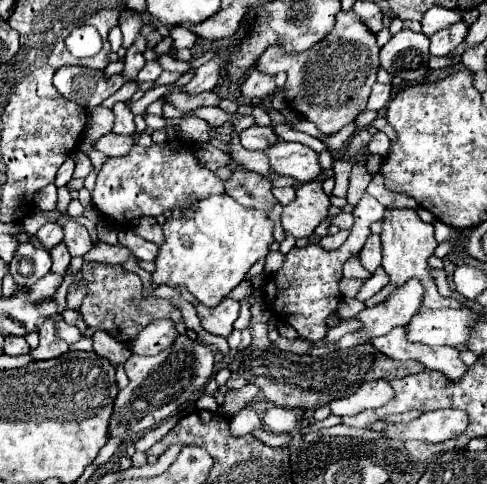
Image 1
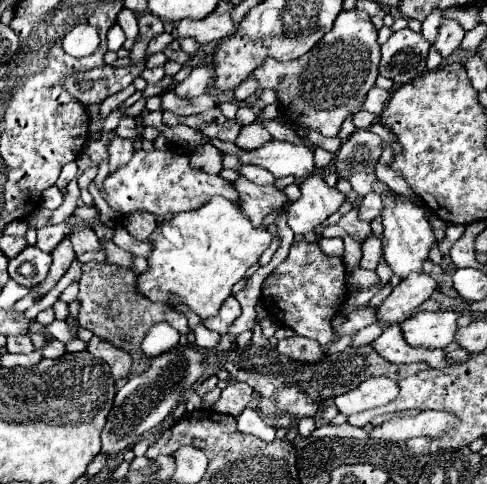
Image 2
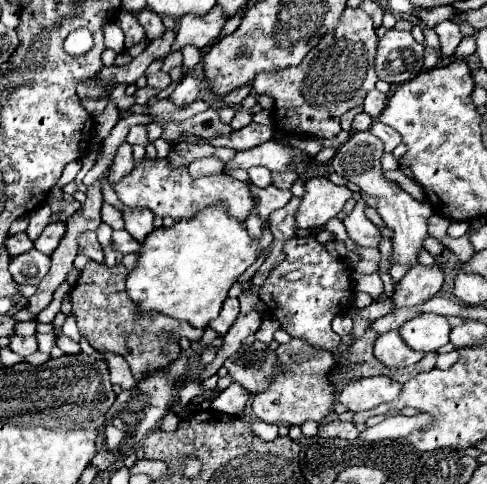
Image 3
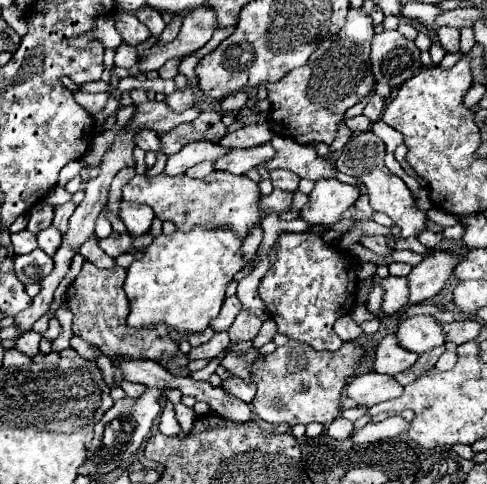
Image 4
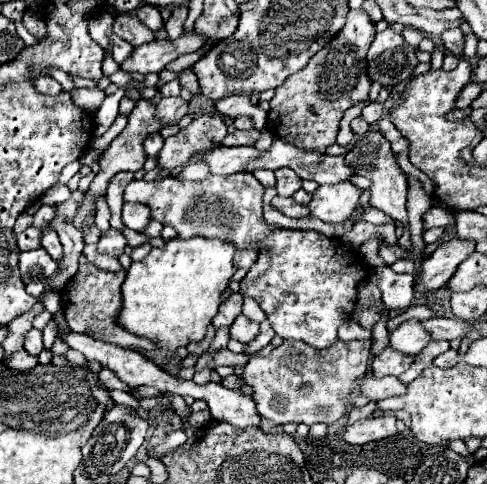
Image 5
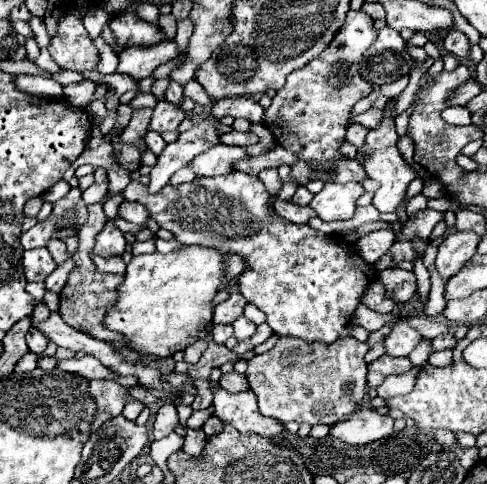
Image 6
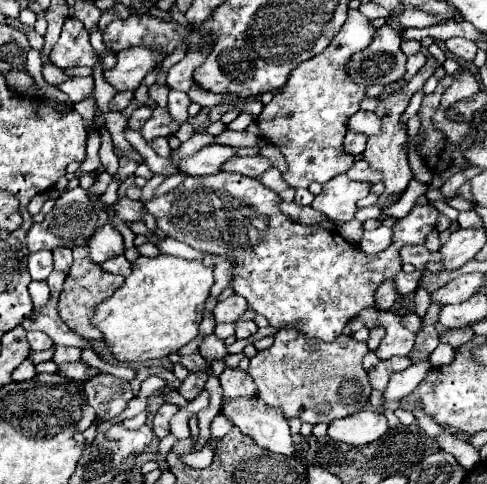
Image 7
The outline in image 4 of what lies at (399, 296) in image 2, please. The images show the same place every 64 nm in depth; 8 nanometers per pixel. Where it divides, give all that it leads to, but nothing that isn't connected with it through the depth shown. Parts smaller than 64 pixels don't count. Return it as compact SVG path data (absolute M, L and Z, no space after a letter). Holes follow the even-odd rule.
M432 252L418 266L414 266L412 272L406 276L408 288L410 288L408 304L420 304L436 296L444 288L452 268L458 262L460 258L450 256L446 252Z

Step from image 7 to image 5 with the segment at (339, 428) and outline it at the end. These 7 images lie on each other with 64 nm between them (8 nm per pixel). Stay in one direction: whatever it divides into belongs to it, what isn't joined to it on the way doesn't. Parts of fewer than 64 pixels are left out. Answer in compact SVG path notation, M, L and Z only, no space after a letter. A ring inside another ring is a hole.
M392 414L376 416L376 418L364 418L354 424L348 424L344 430L344 440L348 444L368 444L372 440L382 440L398 434L396 428L398 418Z

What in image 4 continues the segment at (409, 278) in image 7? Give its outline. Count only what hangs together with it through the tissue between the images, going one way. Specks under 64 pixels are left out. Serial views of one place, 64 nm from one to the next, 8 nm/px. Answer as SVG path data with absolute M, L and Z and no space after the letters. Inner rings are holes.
M374 276L378 282L382 282L384 288L384 302L382 302L382 312L384 314L396 314L400 312L406 302L408 302L408 286L404 278L396 278L396 276L388 276L384 280L380 280L378 276Z

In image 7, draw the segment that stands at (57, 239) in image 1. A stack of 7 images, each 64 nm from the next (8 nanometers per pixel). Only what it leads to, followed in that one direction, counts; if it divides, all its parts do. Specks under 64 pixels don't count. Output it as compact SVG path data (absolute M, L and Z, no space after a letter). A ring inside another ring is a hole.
M58 246L52 250L54 254L54 268L60 272L68 272L72 266L72 250L66 246Z

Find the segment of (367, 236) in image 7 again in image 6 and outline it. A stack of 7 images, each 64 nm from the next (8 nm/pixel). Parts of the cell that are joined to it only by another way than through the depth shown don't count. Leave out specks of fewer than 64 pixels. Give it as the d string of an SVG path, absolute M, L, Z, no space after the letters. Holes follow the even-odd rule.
M378 230L378 232L368 234L366 238L360 238L356 242L356 246L358 246L360 256L366 262L376 262L386 254L386 250L392 246L392 242L394 242L392 230Z

